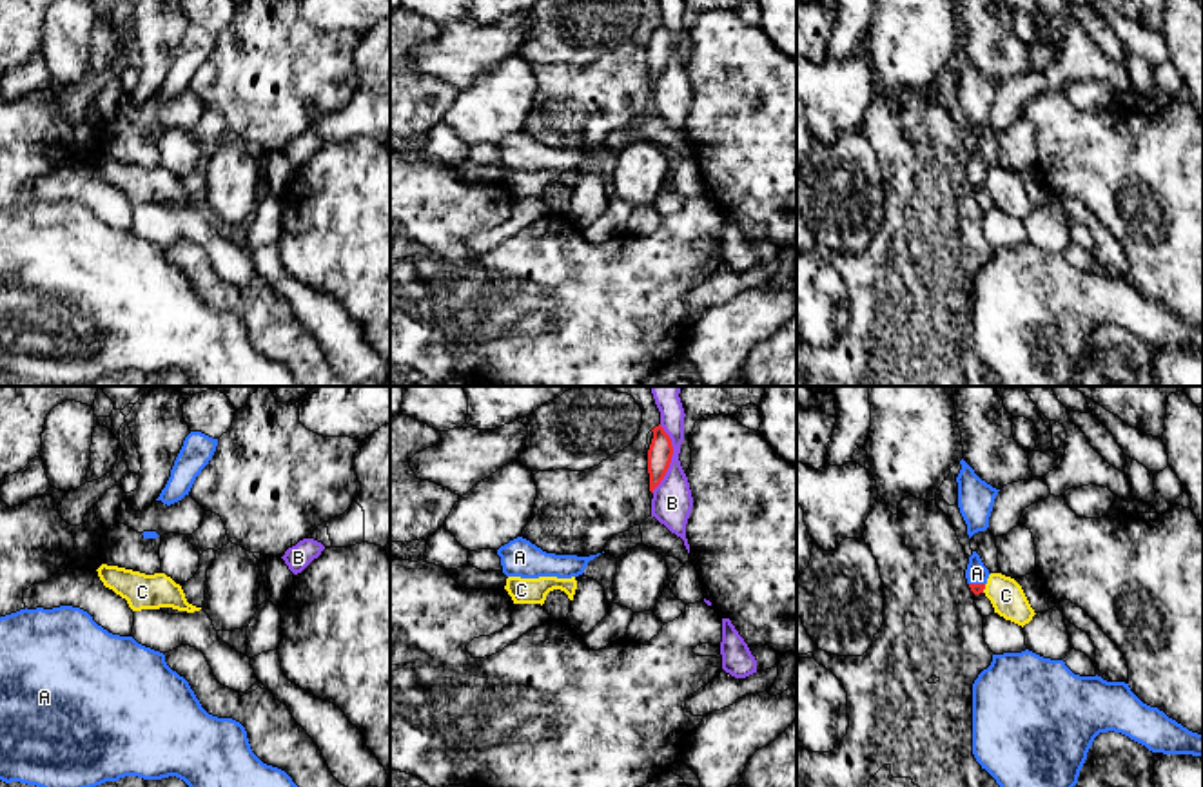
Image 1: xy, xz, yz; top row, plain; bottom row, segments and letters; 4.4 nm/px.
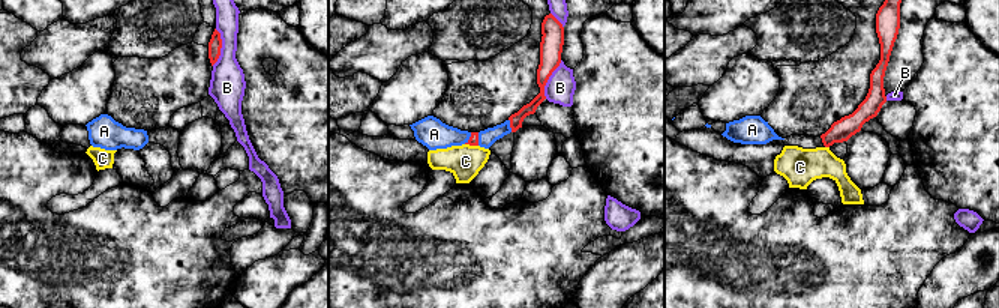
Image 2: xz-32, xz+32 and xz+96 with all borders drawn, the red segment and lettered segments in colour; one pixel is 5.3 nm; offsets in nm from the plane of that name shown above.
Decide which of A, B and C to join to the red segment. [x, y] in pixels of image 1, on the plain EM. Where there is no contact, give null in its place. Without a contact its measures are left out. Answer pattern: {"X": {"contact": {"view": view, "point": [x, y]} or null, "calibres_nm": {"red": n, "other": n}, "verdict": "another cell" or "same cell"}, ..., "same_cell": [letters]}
{"A": {"contact": {"view": "yz", "point": [977, 178]}, "calibres_nm": {"red": 50, "other": 100}, "verdict": "same cell"}, "B": {"contact": {"view": "xz", "point": [670, 53]}, "calibres_nm": {"red": 110, "other": 180}, "verdict": "another cell"}, "C": {"contact": {"view": "yz", "point": [984, 182]}, "calibres_nm": {"red": 50, "other": 150}, "verdict": "another cell"}, "same_cell": ["A"]}

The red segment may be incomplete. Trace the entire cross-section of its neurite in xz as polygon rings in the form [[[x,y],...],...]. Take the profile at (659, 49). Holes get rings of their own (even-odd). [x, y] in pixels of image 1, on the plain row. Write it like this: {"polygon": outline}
{"polygon": [[[659,18],[653,24],[653,33],[648,44],[648,67],[650,67],[650,85],[660,78],[664,73],[671,49],[673,49],[673,40],[670,29],[664,25],[664,22]]]}

